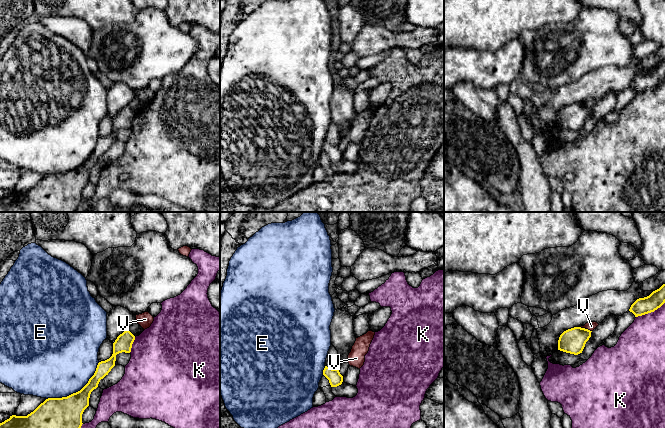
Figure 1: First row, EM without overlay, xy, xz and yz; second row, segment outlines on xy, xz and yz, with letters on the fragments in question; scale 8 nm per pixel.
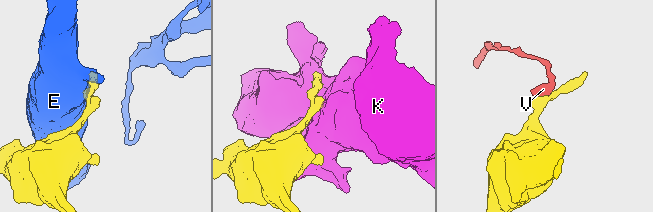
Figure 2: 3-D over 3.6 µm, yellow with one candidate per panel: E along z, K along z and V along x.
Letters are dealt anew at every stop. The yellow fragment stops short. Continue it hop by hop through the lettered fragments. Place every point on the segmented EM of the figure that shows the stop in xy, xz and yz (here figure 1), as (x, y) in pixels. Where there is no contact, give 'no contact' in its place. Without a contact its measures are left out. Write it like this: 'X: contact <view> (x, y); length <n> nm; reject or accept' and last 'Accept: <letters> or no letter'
E: contact xy (76, 392); length 550 nm; reject
K: contact yz (650, 312); length 260 nm; reject
V: contact yz (586, 329); length 100 nm; reject
Accept: no letter

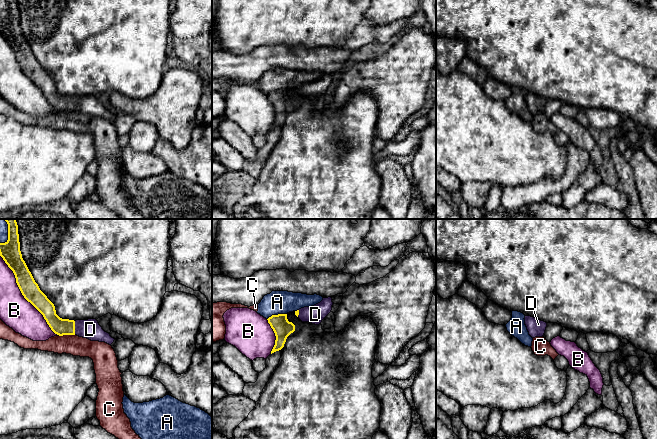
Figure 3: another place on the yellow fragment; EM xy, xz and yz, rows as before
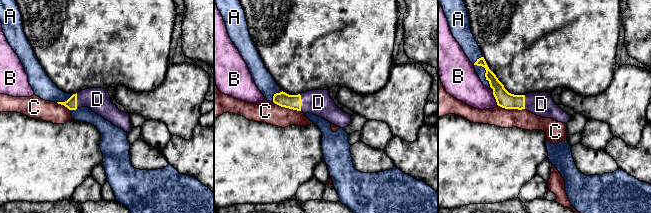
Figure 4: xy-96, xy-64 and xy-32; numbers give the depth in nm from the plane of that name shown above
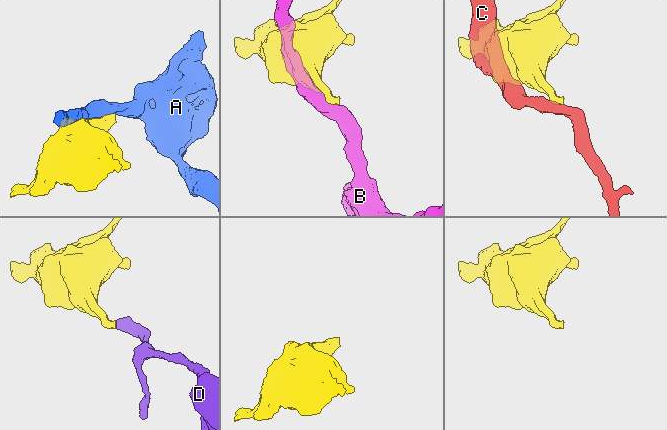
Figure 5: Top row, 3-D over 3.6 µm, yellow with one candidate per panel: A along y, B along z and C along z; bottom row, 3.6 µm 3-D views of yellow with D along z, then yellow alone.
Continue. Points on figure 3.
A: contact xz (276, 315); length 170 nm; reject
B: contact xy (23, 295); length 800 nm; reject
C: contact xy (66, 334); length 130 nm; reject
D: contact xy (74, 328); length 110 nm; accept
Accept: D

